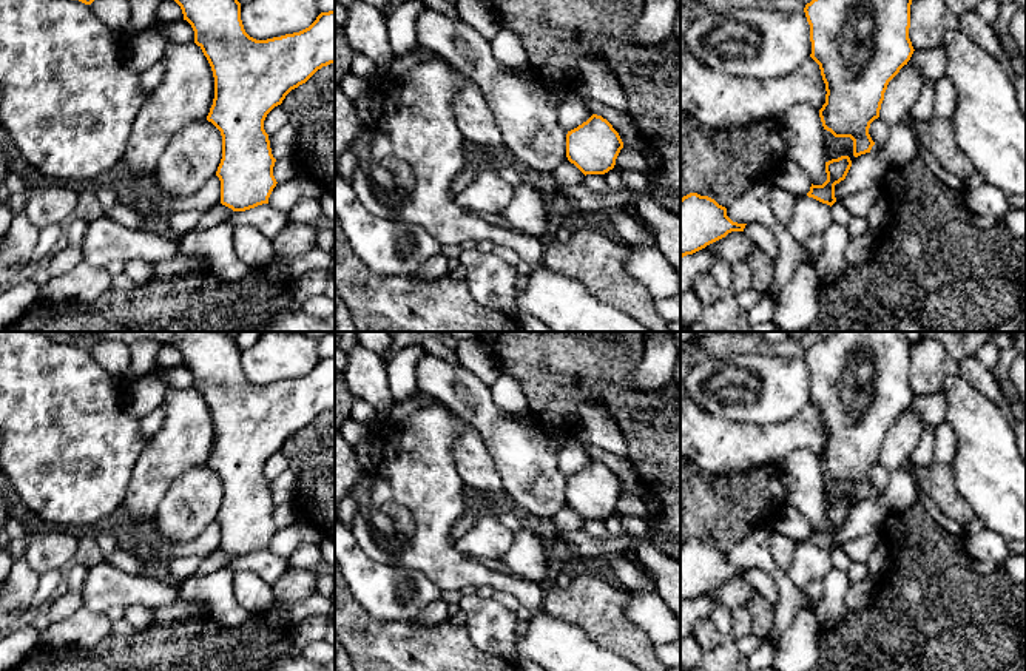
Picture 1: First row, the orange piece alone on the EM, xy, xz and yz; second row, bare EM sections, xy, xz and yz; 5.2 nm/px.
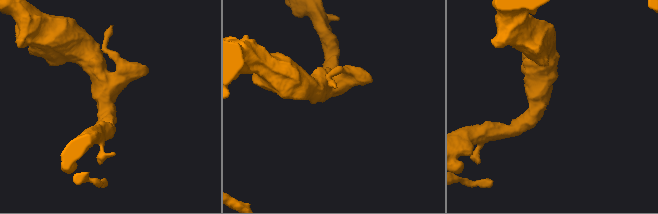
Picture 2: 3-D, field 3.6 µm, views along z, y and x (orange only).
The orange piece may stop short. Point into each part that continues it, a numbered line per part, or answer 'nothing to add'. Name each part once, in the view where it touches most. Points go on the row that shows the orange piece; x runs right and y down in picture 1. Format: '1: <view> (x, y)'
nothing to add

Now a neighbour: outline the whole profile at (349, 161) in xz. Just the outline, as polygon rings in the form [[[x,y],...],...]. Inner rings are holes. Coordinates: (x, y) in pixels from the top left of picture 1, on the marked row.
[[[358,148],[346,150],[338,159],[338,174],[341,174],[346,180],[352,180],[361,160],[363,154]]]

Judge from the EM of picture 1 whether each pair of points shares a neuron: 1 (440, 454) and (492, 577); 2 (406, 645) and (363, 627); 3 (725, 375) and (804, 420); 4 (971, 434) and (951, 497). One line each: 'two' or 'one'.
1: one
2: one
3: two
4: two

